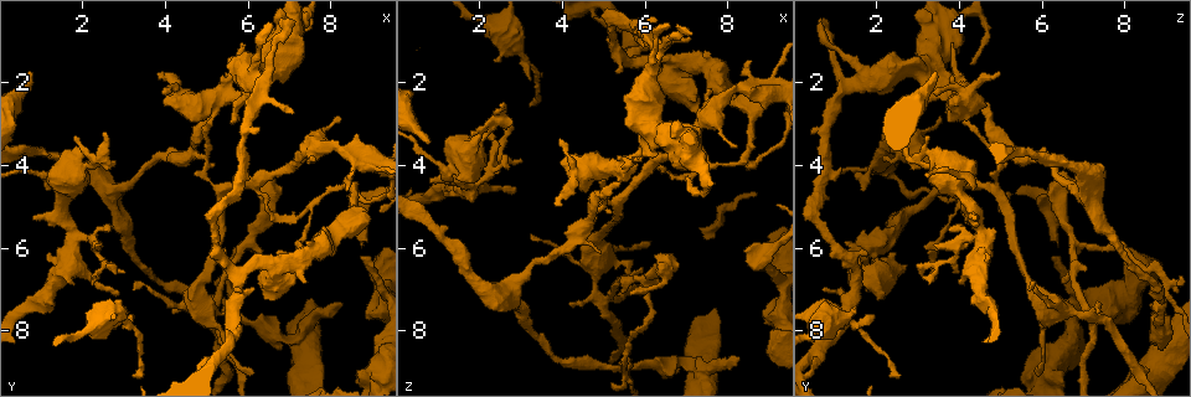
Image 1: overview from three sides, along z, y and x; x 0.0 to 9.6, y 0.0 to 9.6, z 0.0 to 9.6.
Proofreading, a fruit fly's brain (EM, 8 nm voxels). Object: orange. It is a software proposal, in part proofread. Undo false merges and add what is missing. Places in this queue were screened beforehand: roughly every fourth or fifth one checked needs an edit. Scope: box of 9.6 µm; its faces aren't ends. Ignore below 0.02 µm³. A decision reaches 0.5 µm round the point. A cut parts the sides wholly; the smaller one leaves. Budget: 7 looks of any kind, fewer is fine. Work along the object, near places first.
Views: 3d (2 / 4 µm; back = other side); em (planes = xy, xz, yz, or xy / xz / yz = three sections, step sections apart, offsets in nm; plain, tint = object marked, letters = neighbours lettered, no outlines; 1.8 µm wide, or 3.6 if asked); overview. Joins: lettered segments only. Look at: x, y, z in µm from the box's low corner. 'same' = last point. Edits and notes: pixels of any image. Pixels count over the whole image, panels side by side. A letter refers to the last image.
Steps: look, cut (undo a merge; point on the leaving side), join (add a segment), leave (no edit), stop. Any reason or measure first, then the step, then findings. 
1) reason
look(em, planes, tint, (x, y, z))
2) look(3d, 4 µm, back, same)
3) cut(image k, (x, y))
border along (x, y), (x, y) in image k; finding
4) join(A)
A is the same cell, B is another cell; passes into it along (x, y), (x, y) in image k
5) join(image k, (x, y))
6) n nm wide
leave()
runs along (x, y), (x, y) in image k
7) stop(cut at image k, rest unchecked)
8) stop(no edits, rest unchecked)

free end
look(em, planes, letters, (8.80, 5.90, 6.35))

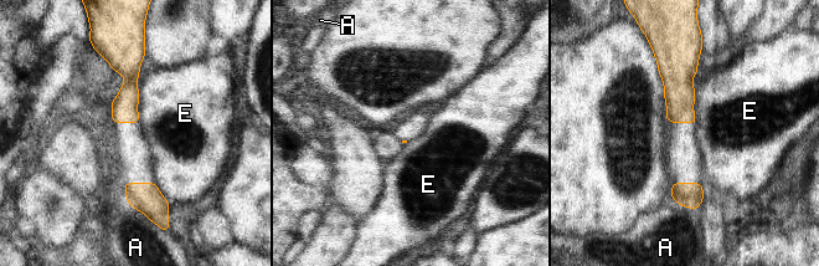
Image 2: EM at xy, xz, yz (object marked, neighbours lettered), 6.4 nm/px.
leave()
A and E are other cells; border along (137, 81), (139, 122) in image 2; none of them fits

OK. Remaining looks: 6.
thin end
look(em, xz, step 4, tint, (7.15, 2.70, 0.90))

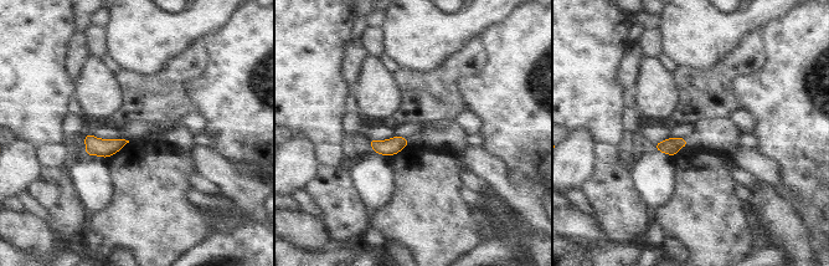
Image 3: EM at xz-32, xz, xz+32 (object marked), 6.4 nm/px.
cut it another way
look(em, planes, letters, same)

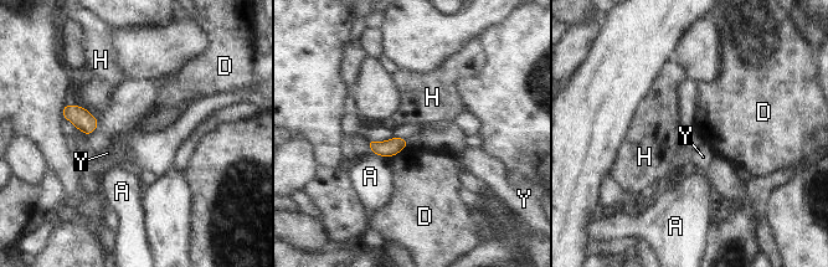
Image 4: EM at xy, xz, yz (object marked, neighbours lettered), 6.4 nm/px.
100 nm wide
leave()
A, D, H and Y are other cells; border along (409, 143), (387, 158) in image 4; no lettered segment goes on from it

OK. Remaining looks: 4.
branch stops here
look(3d, 4 µm, back, (4.00, 1.75, 4.95))

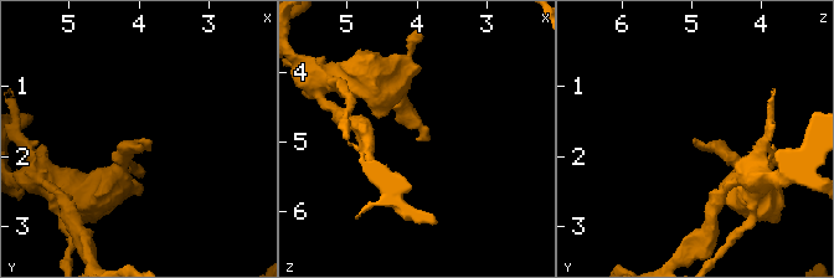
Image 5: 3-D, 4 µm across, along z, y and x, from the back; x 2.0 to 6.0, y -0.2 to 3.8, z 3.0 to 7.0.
need the tissue
look(em, xy, step 16, letters, (3.95, 1.75, 4.95))

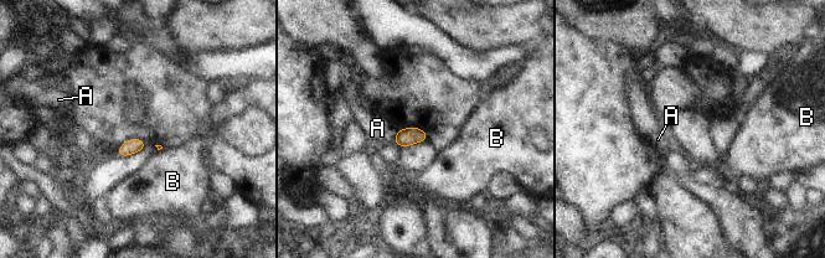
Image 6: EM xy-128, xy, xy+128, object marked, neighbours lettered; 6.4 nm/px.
leave()
A and B are other cells; no lettered segment goes on from it

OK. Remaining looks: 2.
stop(no edits, rest unchecked)

